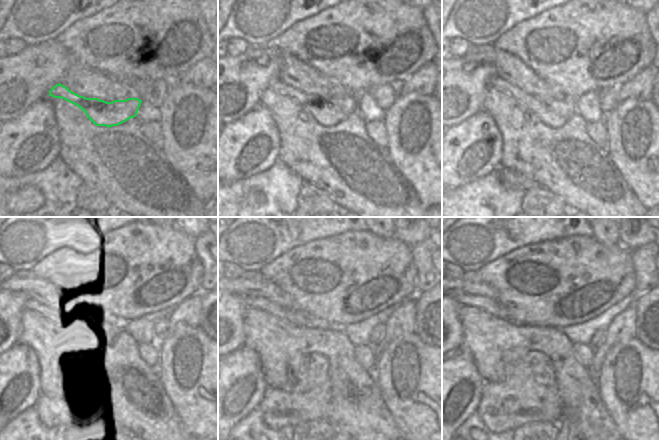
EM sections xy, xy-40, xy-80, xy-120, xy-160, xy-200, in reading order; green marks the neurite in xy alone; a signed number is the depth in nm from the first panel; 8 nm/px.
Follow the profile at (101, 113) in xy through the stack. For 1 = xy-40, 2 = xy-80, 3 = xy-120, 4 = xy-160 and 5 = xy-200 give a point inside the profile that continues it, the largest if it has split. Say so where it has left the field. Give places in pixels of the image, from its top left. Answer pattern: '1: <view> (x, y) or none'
1: xy-40 (328, 112)
2: xy-80 (554, 114)
3: xy-120 (103, 322)
4: xy-160 (297, 318)
5: xy-200 (492, 306)

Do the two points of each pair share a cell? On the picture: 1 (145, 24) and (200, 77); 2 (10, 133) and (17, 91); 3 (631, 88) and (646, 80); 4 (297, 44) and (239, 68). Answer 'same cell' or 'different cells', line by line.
1: different cells
2: different cells
3: same cell
4: different cells

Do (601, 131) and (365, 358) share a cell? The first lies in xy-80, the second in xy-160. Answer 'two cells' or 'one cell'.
one cell

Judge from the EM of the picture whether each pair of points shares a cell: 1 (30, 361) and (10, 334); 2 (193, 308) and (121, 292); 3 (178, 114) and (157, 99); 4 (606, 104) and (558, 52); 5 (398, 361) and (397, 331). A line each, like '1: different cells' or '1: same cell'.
1: different cells
2: different cells
3: different cells
4: different cells
5: different cells

